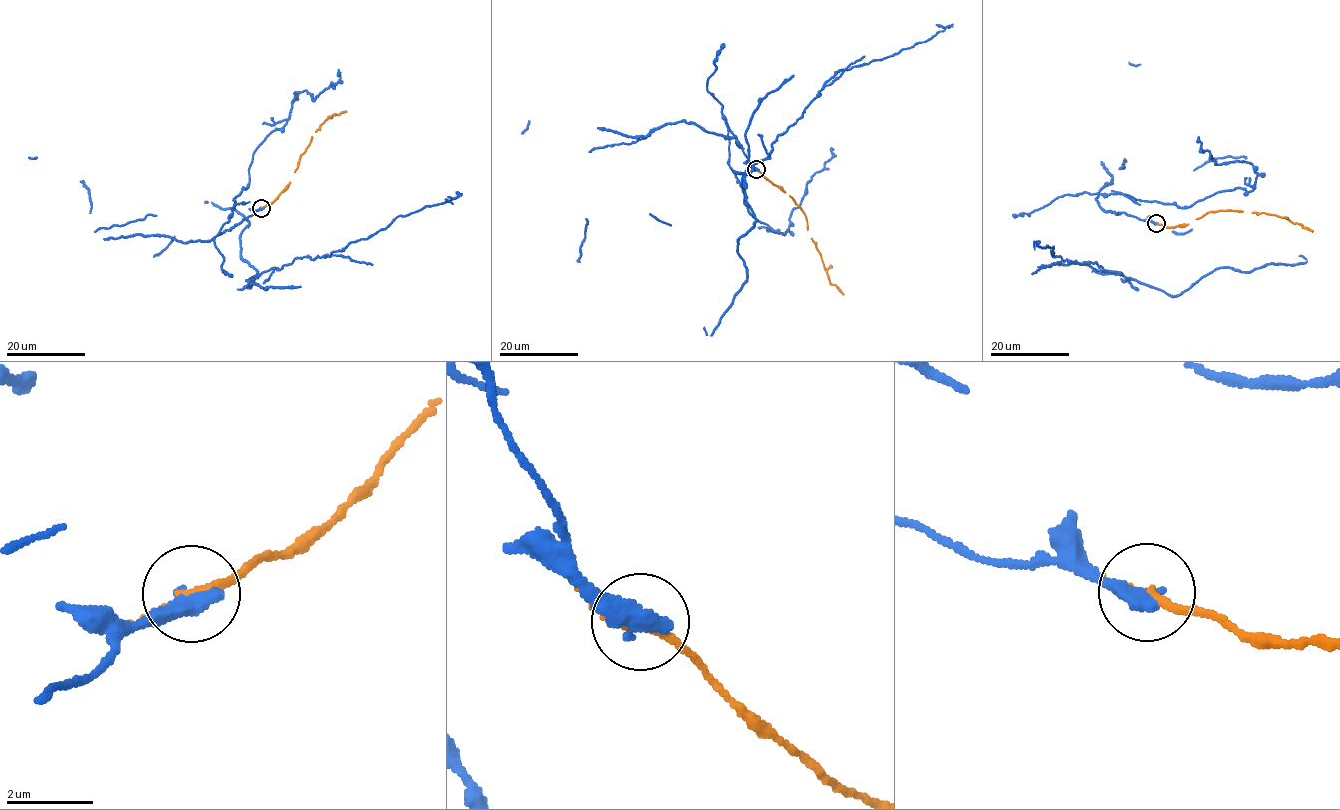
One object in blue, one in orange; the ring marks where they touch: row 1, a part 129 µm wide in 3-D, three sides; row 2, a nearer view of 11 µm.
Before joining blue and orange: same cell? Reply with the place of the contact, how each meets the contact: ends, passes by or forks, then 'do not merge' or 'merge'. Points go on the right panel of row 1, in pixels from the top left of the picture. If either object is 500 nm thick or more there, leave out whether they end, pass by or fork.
place (1156, 223); do not merge

